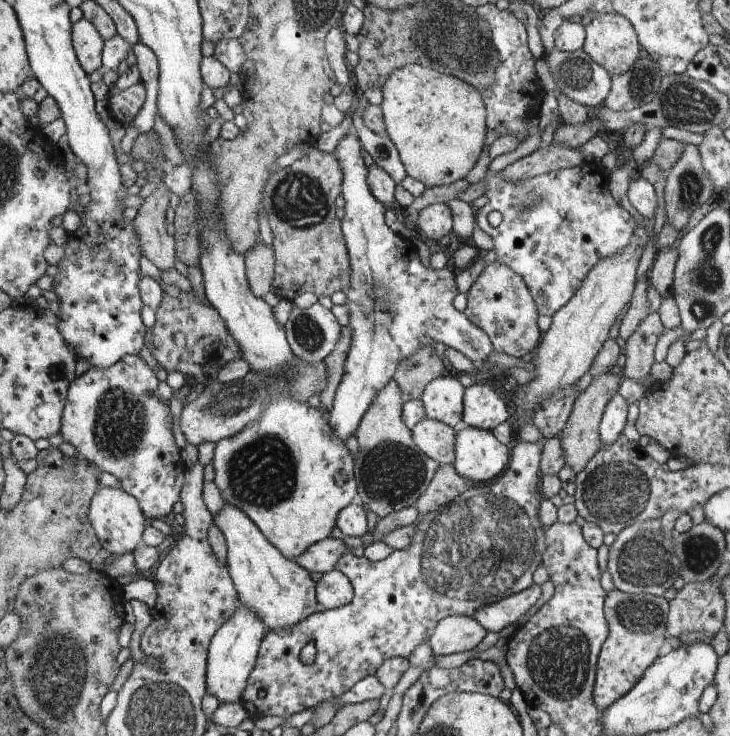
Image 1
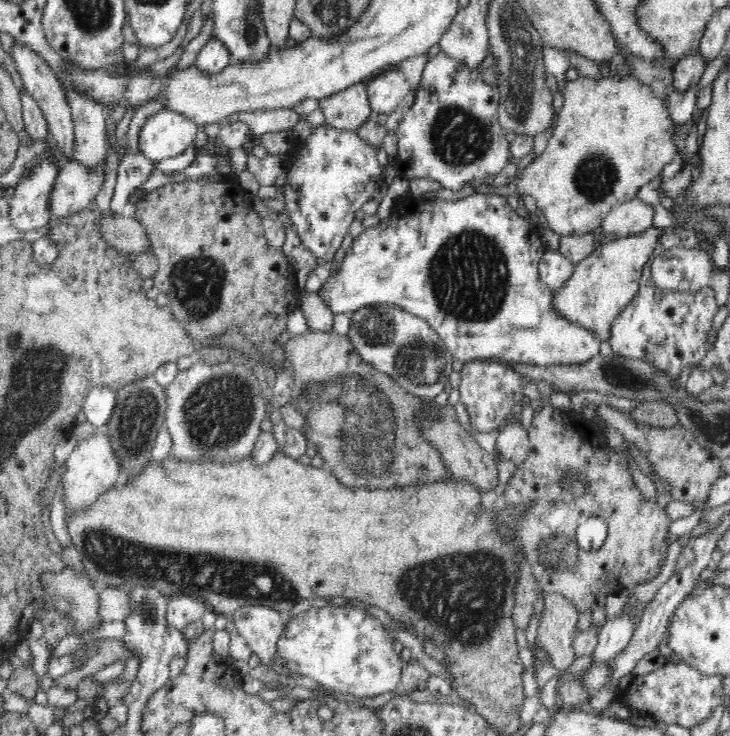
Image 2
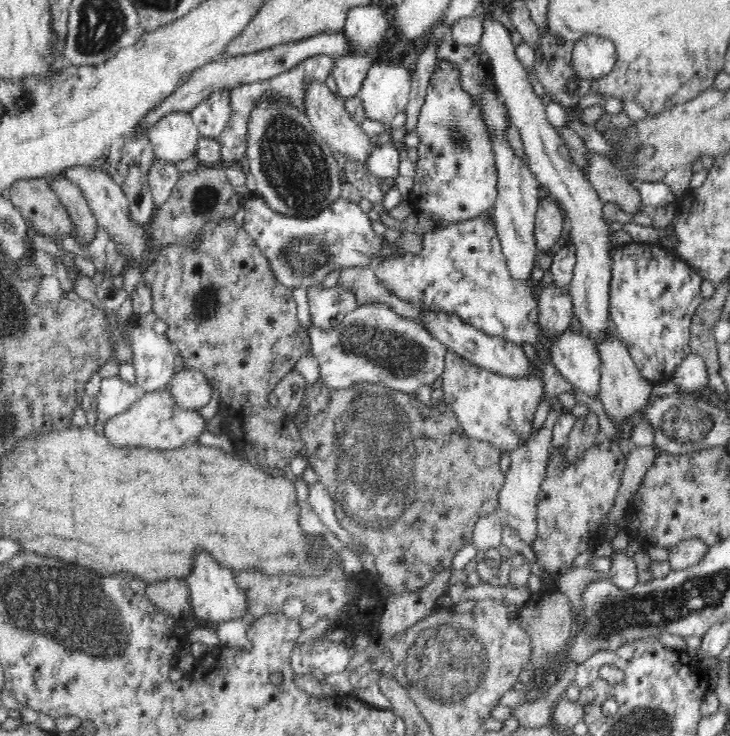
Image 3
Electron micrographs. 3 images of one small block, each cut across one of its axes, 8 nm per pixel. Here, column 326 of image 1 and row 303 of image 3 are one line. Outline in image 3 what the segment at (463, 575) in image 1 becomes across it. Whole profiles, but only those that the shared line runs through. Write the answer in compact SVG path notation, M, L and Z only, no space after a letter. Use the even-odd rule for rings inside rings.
M632 241L625 245L616 246L610 252L610 259L612 259L611 266L611 281L609 284L609 313L611 329L614 330L616 337L626 345L632 360L635 362L636 368L642 373L642 376L651 381L667 381L671 378L671 375L675 372L675 368L679 365L679 362L691 352L689 346L689 334L690 326L692 324L692 316L696 312L696 308L700 306L700 303L704 300L701 293L701 286L704 284L703 277L685 260L682 260L675 252L674 249L664 249L658 242L656 243L636 243Z

